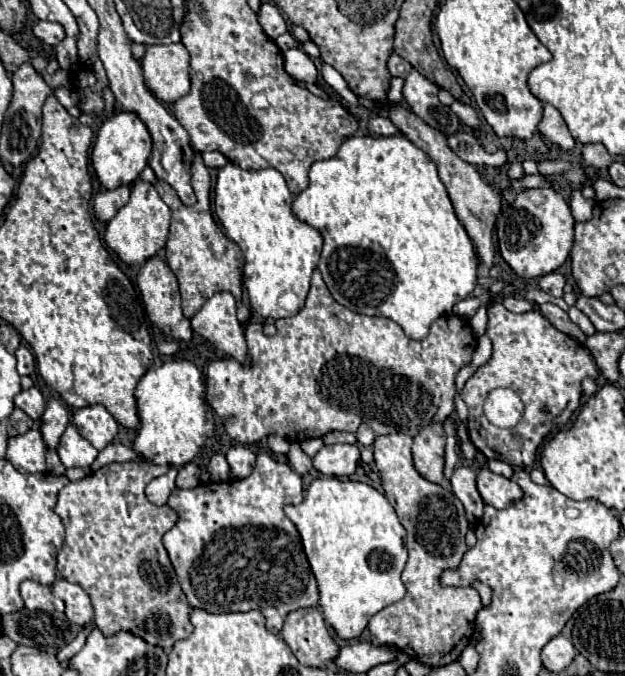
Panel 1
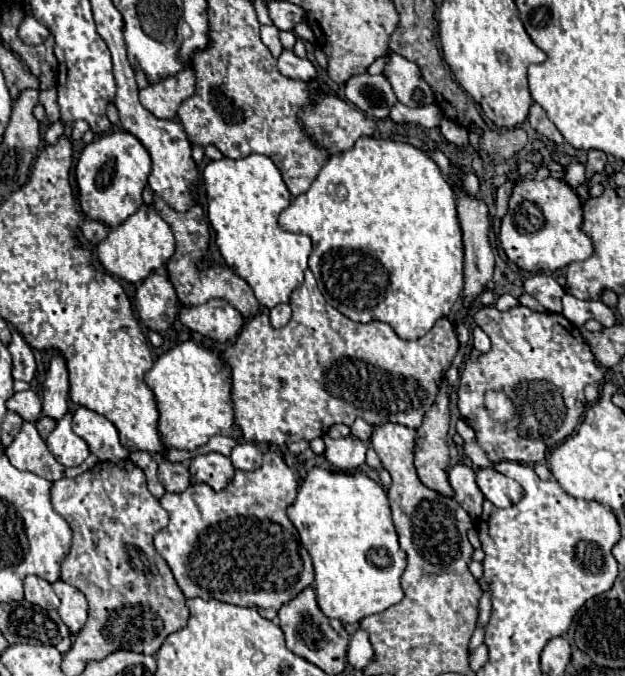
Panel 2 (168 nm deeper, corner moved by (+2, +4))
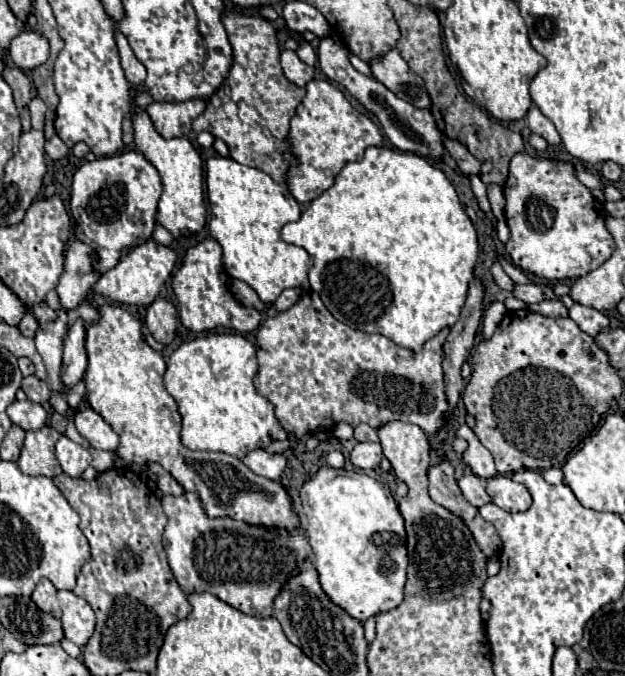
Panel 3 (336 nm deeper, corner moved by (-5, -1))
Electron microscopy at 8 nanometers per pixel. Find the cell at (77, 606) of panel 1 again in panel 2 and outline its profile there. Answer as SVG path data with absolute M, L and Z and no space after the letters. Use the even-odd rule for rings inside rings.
M57 580L53 584L53 590L61 600L61 606L59 606L61 620L69 626L71 634L77 634L83 628L83 624L87 622L87 600L85 600L83 592L69 586L63 580Z

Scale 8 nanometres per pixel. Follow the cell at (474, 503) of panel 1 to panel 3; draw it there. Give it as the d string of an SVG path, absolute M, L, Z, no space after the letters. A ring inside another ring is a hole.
M464 475L458 481L458 487L462 491L462 495L466 497L466 501L474 507L482 507L486 503L490 503L490 495L486 493L486 481L476 477L476 475Z

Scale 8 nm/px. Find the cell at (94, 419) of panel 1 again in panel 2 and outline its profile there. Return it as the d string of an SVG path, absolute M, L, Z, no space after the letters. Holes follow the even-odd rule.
M81 406L75 410L73 432L89 444L89 450L99 460L119 462L129 456L129 450L125 446L121 446L121 442L119 442L119 432L113 426L113 422L109 422L105 416L97 414L89 408Z

